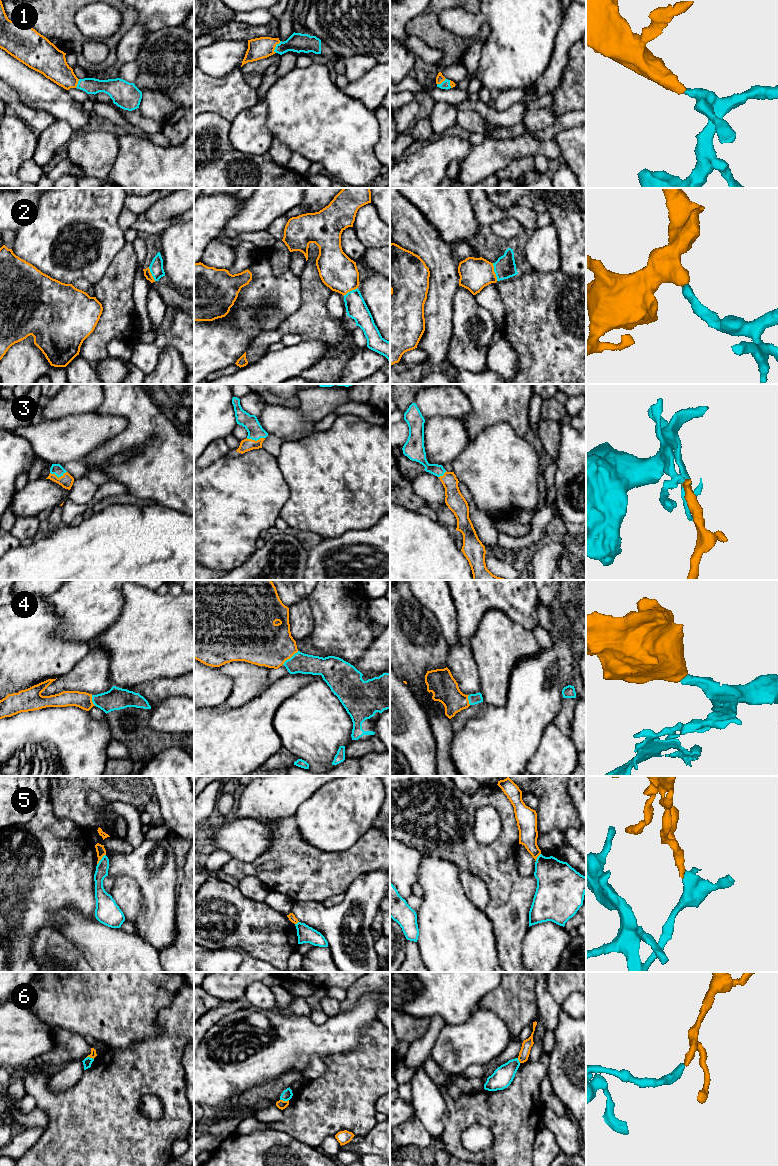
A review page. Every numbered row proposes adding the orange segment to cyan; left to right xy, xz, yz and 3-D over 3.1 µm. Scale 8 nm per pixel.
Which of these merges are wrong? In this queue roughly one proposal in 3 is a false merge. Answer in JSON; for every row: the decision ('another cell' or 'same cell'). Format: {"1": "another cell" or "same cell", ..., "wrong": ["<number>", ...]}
{"1": "same cell", "2": "same cell", "3": "same cell", "4": "same cell", "5": "another cell", "6": "another cell", "wrong": ["5", "6"]}

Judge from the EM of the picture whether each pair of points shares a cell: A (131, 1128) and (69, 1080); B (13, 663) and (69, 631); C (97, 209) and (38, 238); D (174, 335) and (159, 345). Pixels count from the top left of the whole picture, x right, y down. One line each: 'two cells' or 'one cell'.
A: two cells
B: two cells
C: one cell
D: one cell

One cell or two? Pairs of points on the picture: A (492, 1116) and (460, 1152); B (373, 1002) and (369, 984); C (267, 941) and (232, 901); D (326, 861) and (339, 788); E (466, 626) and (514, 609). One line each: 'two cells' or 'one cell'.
A: one cell
B: two cells
C: one cell
D: two cells
E: one cell

